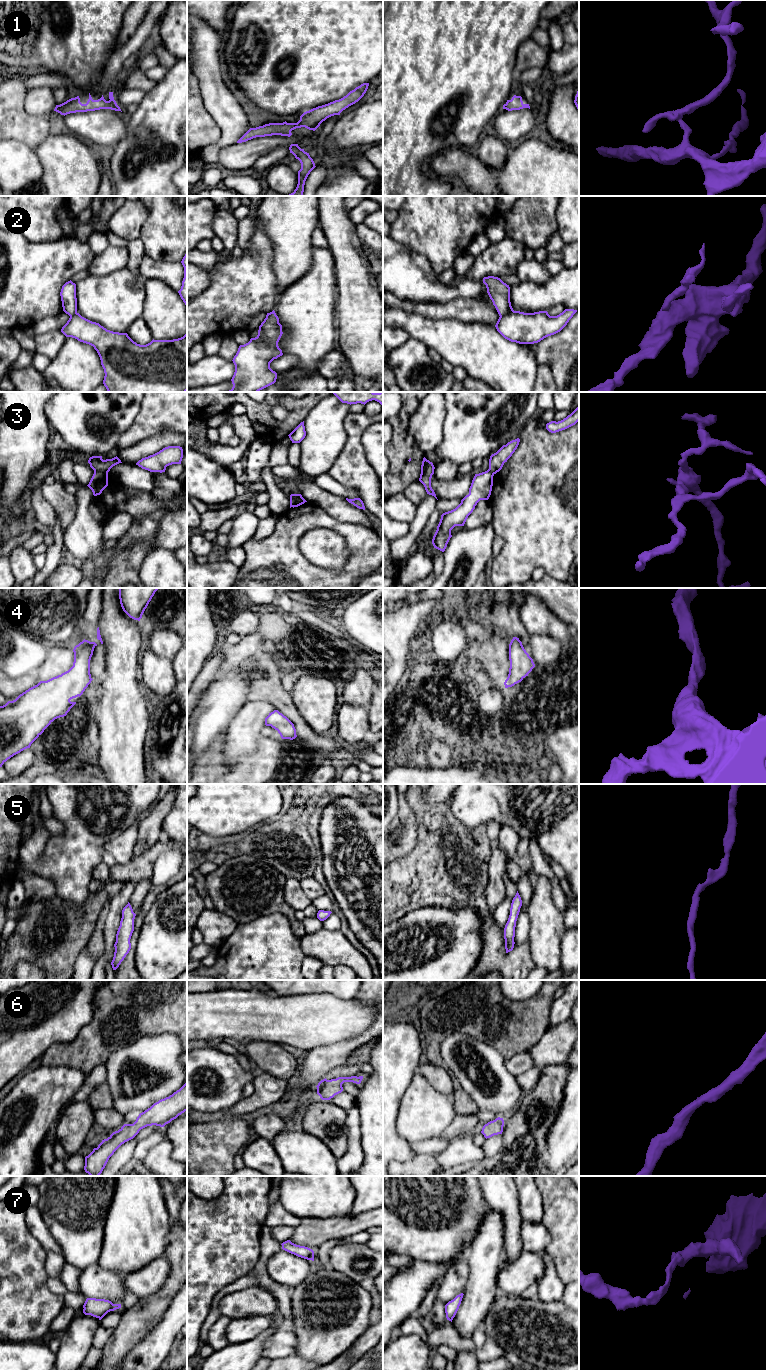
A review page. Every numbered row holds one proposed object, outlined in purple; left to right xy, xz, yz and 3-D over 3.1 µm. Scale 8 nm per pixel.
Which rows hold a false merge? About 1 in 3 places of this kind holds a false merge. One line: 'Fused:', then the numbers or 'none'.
Fused: 2, 3

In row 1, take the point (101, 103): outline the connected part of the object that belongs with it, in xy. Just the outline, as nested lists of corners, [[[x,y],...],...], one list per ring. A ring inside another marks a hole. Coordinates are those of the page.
[[[109,92],[109,99],[109,101],[106,101],[102,95],[100,99],[93,100],[89,93],[89,99],[86,104],[82,104],[80,102],[79,96],[77,96],[75,98],[67,100],[66,102],[60,105],[56,105],[54,111],[64,116],[70,113],[95,111],[100,109],[111,109],[115,111],[121,111],[120,107],[114,100],[113,92]]]

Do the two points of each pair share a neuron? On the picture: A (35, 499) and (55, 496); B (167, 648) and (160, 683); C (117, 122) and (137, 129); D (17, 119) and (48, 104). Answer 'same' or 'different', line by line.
A: different
B: same
C: different
D: different

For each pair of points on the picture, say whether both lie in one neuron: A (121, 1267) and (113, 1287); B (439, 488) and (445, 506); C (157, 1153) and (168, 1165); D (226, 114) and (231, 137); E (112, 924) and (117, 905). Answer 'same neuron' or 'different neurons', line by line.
A: different neurons
B: different neurons
C: same neuron
D: same neuron
E: same neuron

